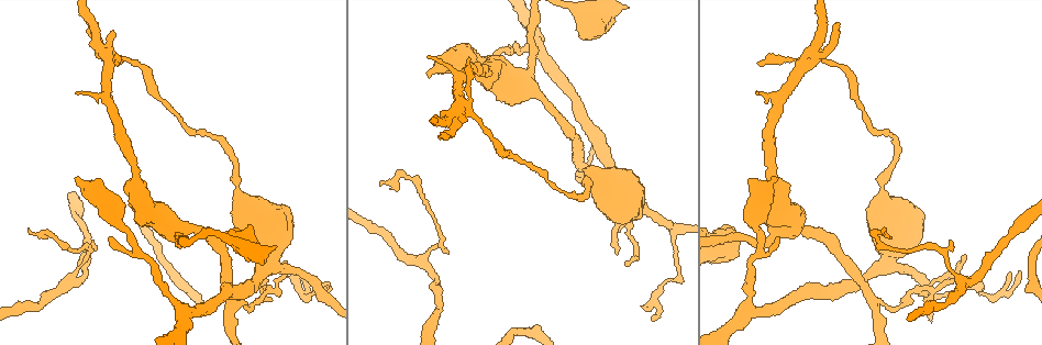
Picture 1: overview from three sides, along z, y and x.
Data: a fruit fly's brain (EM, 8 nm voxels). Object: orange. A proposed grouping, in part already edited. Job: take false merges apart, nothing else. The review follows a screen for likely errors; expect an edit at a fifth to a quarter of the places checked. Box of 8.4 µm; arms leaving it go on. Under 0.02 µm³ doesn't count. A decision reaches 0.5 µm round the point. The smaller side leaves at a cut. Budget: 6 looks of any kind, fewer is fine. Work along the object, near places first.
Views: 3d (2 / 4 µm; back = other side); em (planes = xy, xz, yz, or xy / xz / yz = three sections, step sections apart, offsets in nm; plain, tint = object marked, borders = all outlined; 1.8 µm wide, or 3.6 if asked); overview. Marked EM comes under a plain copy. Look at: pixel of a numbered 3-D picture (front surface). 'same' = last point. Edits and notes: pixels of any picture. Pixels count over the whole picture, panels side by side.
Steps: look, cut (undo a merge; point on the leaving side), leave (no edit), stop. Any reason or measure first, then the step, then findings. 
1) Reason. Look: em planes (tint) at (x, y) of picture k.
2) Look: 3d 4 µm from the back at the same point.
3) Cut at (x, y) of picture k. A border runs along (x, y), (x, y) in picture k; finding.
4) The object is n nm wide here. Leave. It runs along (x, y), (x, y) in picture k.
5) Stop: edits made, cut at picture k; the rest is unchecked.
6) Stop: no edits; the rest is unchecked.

Three-way junction. Look: 3d 4 µm at (322, 296) of picture 1.

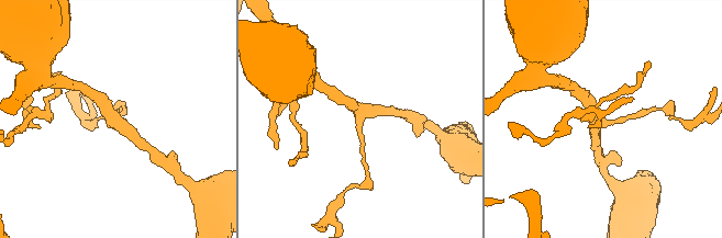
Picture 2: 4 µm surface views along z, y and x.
3 arms meet here. Look: em xy step 4 (tint) at (112, 120) of picture 2.

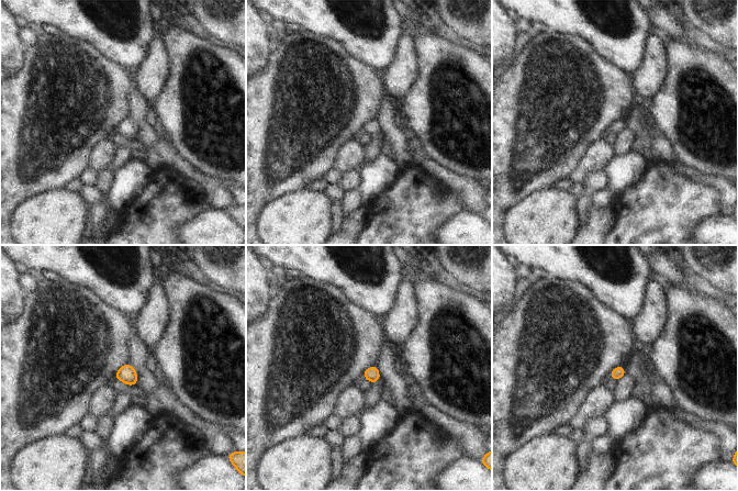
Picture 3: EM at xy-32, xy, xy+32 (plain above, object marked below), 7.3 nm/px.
Another direction. Look: em planes (borders) at the same point.

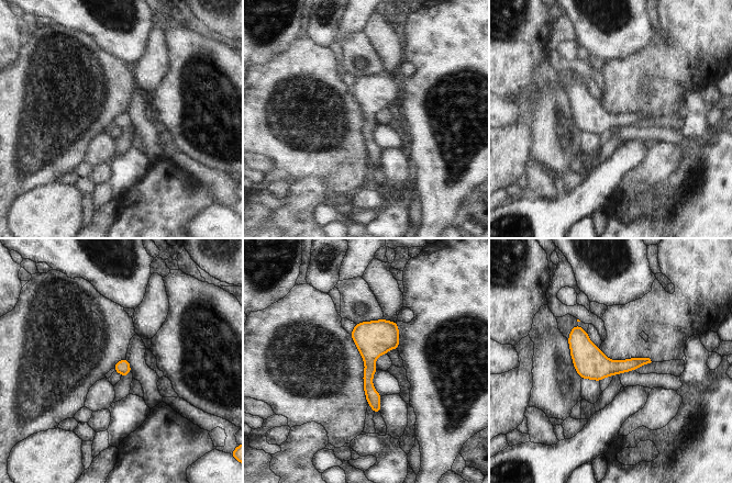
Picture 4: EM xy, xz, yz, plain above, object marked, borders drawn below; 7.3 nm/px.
Leave. All the same neuron.

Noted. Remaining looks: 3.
Sudden change in width. Look: 3d 4 µm at (889, 252) of picture 1.

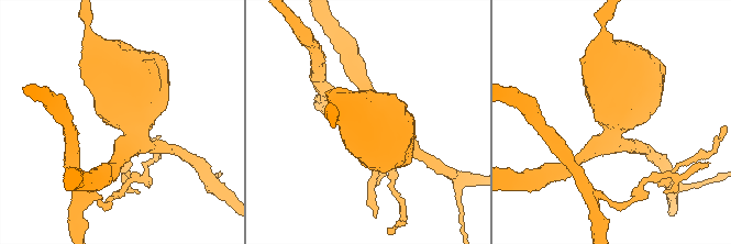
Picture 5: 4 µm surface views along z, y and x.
Look: em 3.6 µm xz step 4 (tint) at (614, 117) of picture 5.

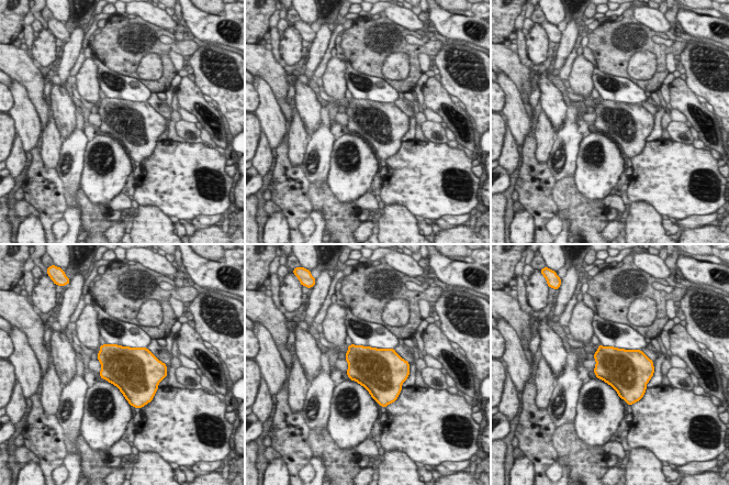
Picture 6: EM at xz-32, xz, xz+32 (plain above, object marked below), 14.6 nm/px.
Another direction. Look: em 3.6 µm planes (borders) at the same point.

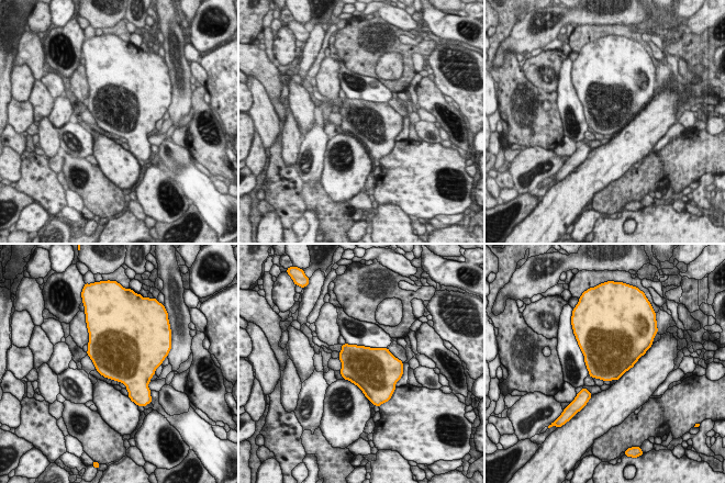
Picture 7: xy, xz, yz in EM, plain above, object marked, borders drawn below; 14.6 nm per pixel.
The object is 650 nm wide here. Leave. One neuron here.

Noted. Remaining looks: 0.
Stop: no edits; the rest is unchecked.

